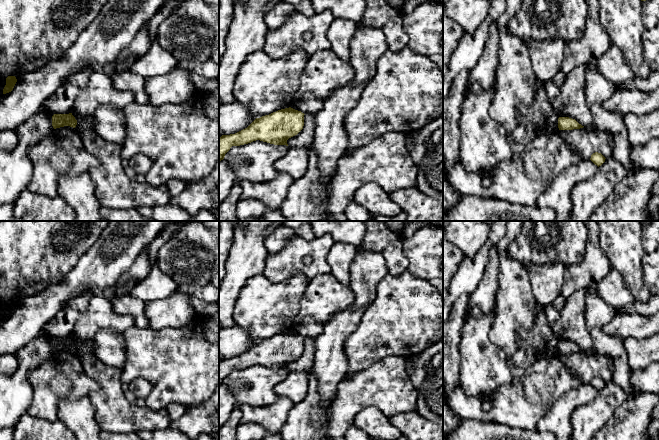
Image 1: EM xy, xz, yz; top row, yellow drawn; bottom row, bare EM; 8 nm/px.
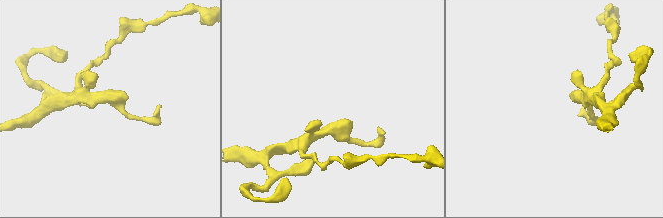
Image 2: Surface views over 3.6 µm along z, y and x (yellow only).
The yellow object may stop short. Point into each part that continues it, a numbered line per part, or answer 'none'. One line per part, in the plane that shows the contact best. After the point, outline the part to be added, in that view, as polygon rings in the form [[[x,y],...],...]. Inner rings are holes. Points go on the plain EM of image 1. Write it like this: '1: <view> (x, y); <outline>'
none

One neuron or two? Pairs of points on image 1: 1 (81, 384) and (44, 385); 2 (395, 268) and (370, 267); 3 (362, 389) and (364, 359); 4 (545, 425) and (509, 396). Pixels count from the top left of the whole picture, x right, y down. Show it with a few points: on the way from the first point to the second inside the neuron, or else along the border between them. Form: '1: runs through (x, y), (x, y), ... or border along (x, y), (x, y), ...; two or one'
1: runs through (72, 375), (70, 373), (56, 373), (53, 376); one
2: border along (371, 251), (376, 251), (383, 257), (388, 272); two
3: border along (384, 357), (346, 376); two
4: border along (554, 402), (535, 429); two

